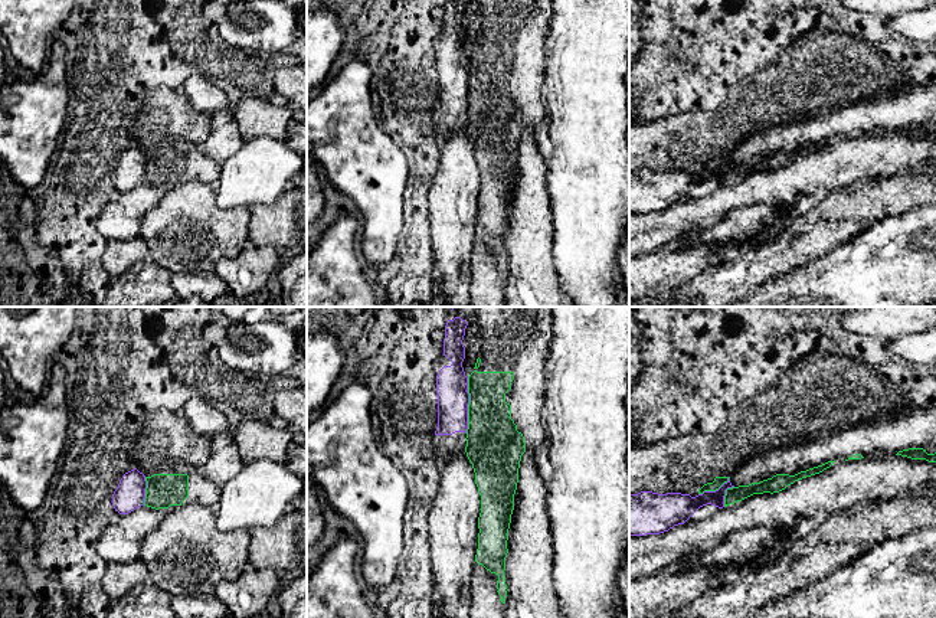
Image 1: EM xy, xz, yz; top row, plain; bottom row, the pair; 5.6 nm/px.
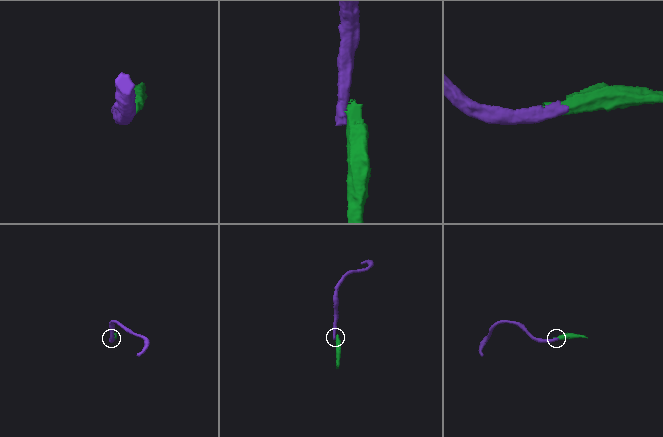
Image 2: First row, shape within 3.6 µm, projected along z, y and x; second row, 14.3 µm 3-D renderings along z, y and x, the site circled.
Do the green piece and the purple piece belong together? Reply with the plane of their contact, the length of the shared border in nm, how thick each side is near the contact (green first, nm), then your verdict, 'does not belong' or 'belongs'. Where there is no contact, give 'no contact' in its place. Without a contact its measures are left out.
meets green in xz; contact 320 nm long; 300 nm thick on the green side, 180 nm on the other; does not belong

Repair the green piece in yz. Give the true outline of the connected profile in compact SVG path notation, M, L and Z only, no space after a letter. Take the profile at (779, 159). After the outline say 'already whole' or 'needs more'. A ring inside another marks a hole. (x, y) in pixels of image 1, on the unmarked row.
M828 138L822 143L809 145L806 148L801 148L795 153L776 151L772 156L763 157L760 160L752 160L749 163L739 163L739 164L727 166L726 173L724 173L724 184L734 182L737 179L742 179L753 171L779 170L798 157L822 150L824 147L829 145L834 140L835 138Z | already whole

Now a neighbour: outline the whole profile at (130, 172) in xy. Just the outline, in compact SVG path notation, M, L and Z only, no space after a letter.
M137 145L125 150L112 171L112 183L120 192L128 192L144 183L147 158Z

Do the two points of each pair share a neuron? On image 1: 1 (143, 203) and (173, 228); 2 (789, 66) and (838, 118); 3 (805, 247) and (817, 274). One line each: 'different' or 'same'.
1: different
2: different
3: different

